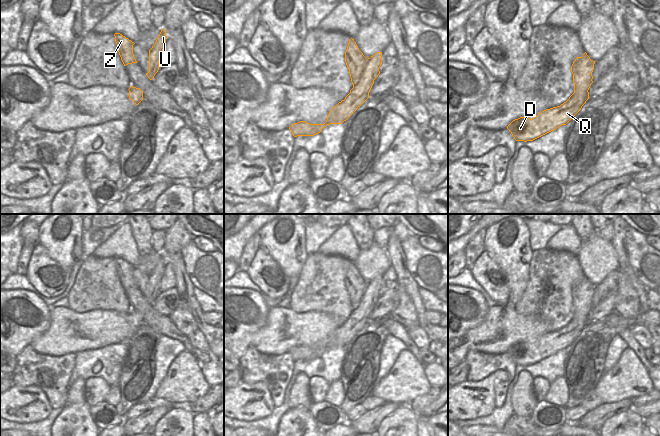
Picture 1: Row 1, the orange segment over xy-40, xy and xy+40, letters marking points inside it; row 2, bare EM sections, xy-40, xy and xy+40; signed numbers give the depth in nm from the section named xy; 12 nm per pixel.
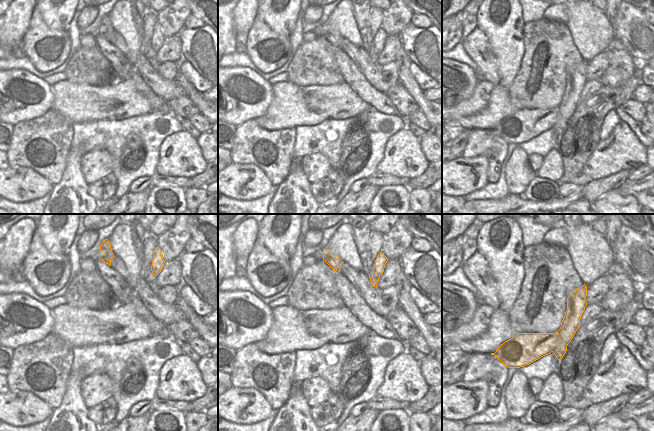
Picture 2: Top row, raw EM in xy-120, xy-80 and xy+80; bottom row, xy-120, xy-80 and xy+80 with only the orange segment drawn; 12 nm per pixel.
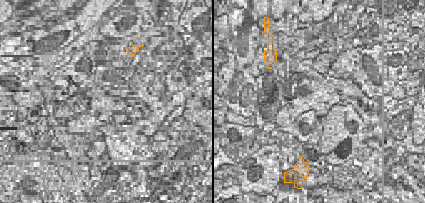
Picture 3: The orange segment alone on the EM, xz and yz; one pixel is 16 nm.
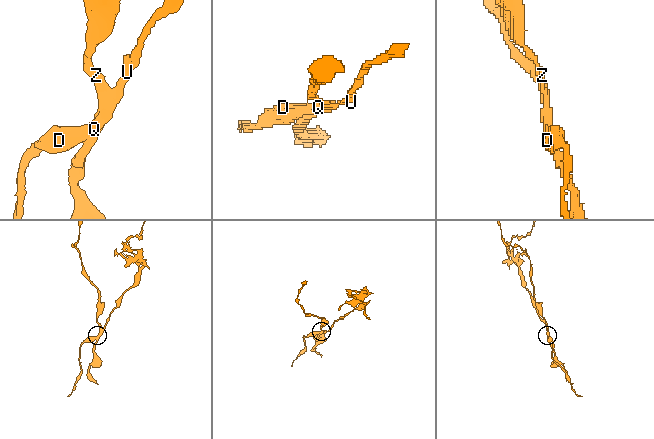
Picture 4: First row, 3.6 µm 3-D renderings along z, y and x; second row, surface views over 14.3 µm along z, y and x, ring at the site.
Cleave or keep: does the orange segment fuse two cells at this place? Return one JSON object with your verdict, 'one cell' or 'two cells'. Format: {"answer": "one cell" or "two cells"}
{"answer": "two cells"}

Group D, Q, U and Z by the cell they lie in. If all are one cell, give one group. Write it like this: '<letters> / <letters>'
D Q U / Z

